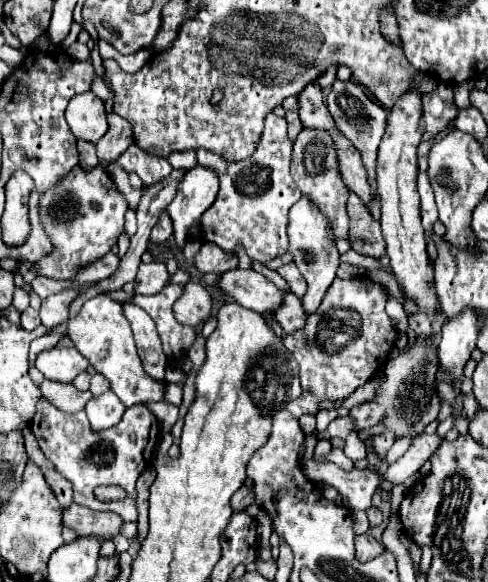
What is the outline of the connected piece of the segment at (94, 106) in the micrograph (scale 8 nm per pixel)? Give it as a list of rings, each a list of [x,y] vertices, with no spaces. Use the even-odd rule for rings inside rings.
[[[84,92],[84,94],[74,96],[68,104],[66,120],[68,120],[72,134],[78,140],[88,140],[94,144],[108,130],[104,102],[94,92]]]

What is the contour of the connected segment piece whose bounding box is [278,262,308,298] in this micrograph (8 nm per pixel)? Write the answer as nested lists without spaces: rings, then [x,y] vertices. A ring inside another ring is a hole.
[[[290,262],[290,264],[282,266],[282,268],[278,268],[278,274],[288,282],[290,290],[292,290],[298,298],[302,298],[302,296],[304,296],[304,290],[308,288],[308,284],[304,282],[304,276],[296,270],[294,262]]]

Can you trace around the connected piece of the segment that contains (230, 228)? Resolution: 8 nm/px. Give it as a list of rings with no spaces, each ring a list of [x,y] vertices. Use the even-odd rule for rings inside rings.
[[[268,114],[266,128],[260,136],[258,148],[250,158],[238,162],[228,162],[214,153],[198,149],[197,161],[200,166],[210,168],[220,178],[220,190],[212,208],[208,208],[200,220],[202,224],[202,240],[214,242],[222,250],[234,252],[238,242],[244,244],[248,256],[262,264],[282,256],[288,248],[288,210],[296,204],[302,196],[296,182],[290,176],[290,152],[292,142],[286,134],[286,120]]]

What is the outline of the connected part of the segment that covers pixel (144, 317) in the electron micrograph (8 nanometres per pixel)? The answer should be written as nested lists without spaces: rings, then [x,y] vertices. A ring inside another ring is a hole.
[[[126,306],[124,308],[126,318],[130,320],[132,332],[134,332],[134,340],[136,340],[136,348],[140,354],[140,360],[144,364],[144,370],[160,380],[162,384],[166,382],[166,358],[160,346],[160,336],[156,334],[156,324],[152,322],[152,318],[148,318],[148,314],[144,310],[140,310],[138,306]]]

